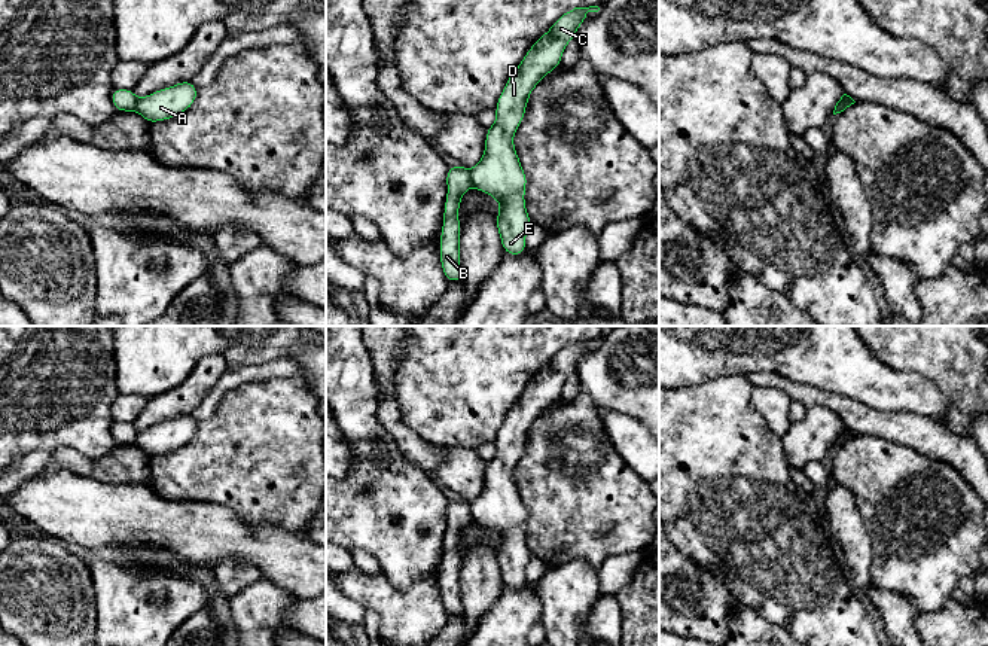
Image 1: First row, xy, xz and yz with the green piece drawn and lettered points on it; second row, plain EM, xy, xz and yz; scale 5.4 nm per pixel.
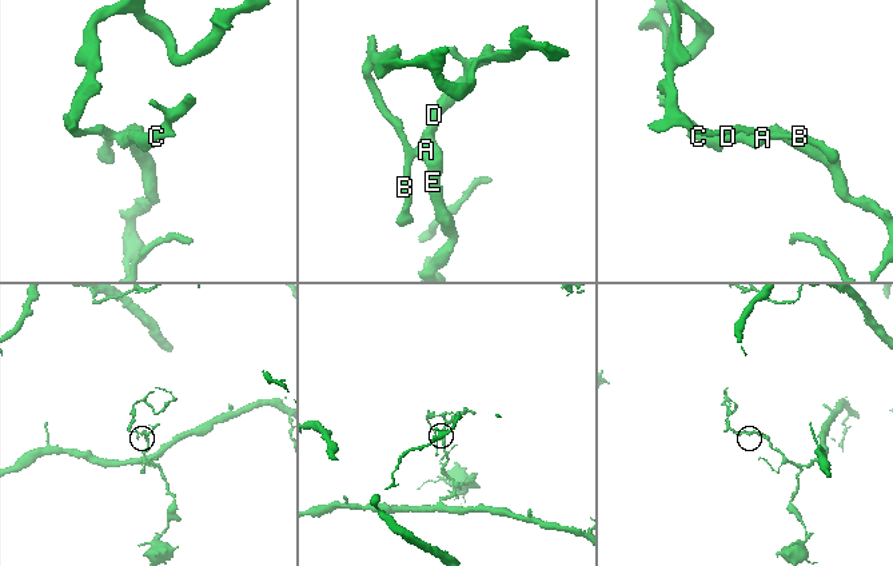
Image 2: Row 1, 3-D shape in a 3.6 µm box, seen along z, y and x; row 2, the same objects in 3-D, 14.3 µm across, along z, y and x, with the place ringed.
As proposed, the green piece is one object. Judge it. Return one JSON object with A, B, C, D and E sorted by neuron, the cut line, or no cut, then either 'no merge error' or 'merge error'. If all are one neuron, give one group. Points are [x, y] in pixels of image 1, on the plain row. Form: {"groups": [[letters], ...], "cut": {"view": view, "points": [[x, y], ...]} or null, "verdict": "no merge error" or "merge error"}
{"groups": [["A", "C", "D", "E"], ["B"]], "cut": {"view": "xz", "points": [[469, 503], [472, 517]]}, "verdict": "merge error"}

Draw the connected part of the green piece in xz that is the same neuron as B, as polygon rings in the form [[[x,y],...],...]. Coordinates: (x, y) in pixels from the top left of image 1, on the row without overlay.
[[[454,499],[448,500],[446,519],[448,528],[443,543],[443,560],[440,567],[440,597],[445,606],[446,615],[460,616],[463,613],[463,604],[460,601],[460,552],[458,542],[463,527],[472,518],[470,503]]]

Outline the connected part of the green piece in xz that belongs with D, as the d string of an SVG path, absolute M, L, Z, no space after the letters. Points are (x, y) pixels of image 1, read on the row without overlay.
M589 339L565 345L528 383L500 427L494 442L497 454L487 461L484 490L470 503L472 518L500 536L495 558L504 586L522 588L527 582L525 567L531 560L524 536L527 508L513 481L513 467L524 452L533 421L561 397L564 381L576 371L579 359L586 354L586 347L598 344L598 339Z

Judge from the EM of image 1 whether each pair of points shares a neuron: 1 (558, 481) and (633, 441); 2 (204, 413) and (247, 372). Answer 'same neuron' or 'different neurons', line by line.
1: different neurons
2: same neuron

